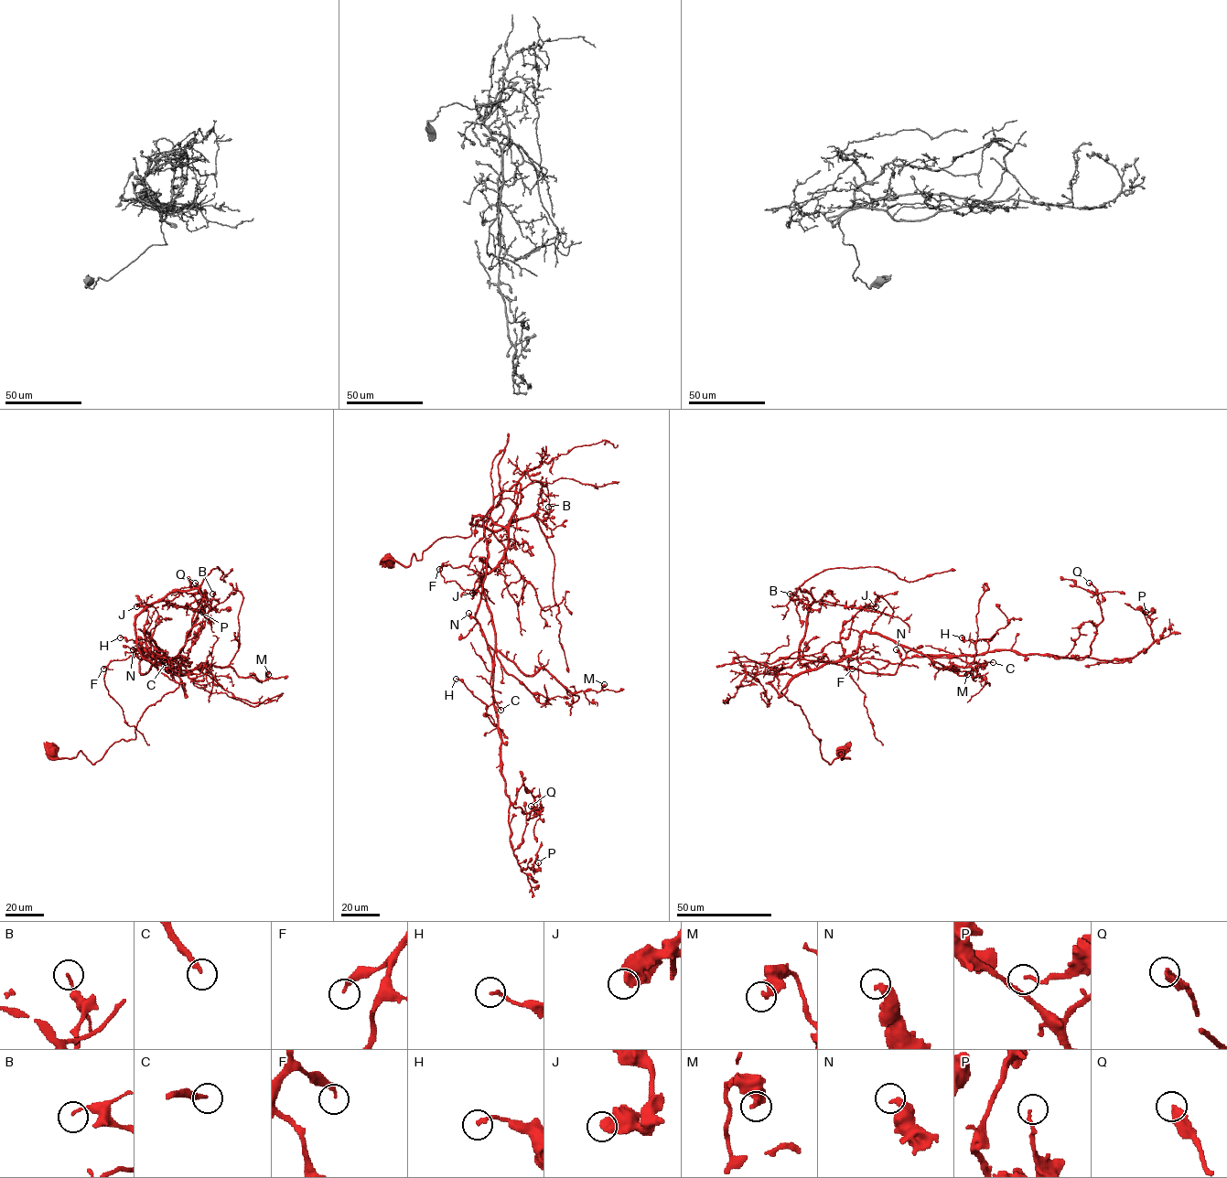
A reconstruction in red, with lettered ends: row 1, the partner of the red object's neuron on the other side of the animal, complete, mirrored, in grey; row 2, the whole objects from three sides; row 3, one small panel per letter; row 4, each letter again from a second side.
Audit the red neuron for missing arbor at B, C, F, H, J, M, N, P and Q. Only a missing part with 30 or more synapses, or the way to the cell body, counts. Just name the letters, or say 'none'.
C, N

